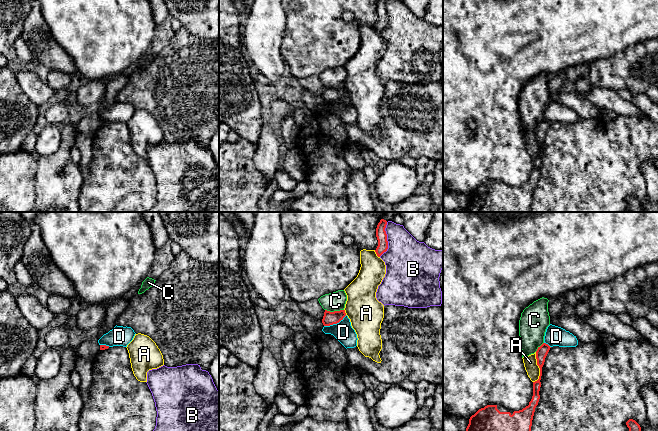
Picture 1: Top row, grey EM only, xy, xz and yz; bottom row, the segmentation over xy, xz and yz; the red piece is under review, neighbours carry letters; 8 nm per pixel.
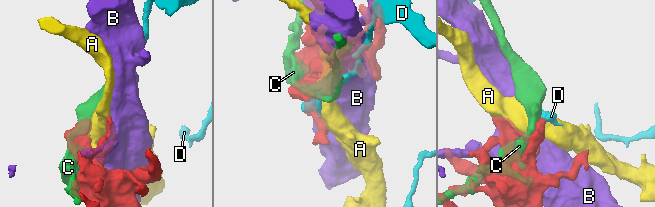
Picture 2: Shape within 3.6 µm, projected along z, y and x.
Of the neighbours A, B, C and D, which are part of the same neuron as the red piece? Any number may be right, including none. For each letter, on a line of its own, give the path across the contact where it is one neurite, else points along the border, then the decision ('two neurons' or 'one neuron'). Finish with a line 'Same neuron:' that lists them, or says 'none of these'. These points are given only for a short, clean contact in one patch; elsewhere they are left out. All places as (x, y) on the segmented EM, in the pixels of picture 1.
A: two neurons
B: two neurons
C: two neurons
D: border xz (346, 315), (338, 322), (324, 326); two neurons
Same neuron: none of these

